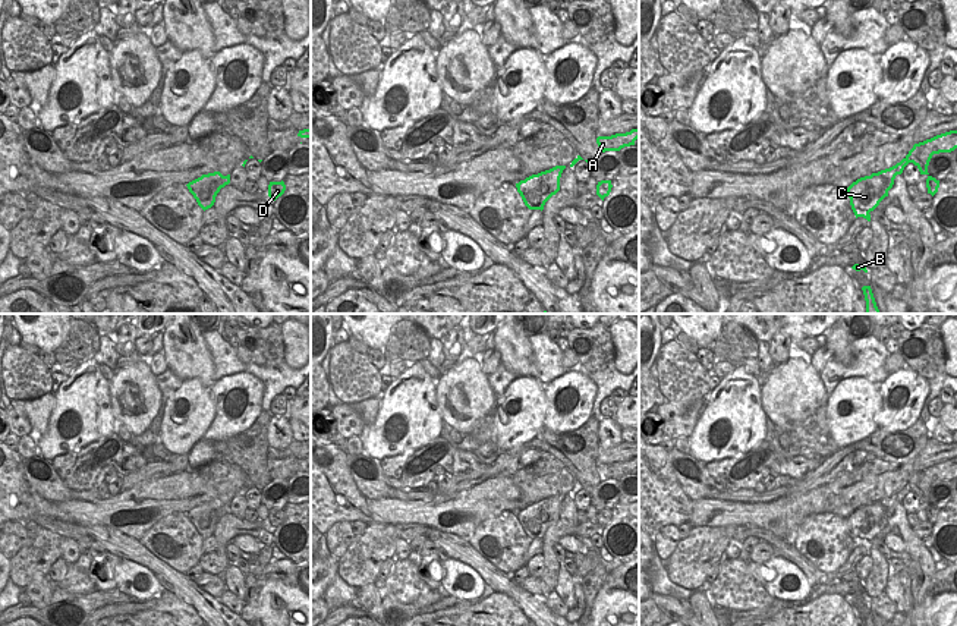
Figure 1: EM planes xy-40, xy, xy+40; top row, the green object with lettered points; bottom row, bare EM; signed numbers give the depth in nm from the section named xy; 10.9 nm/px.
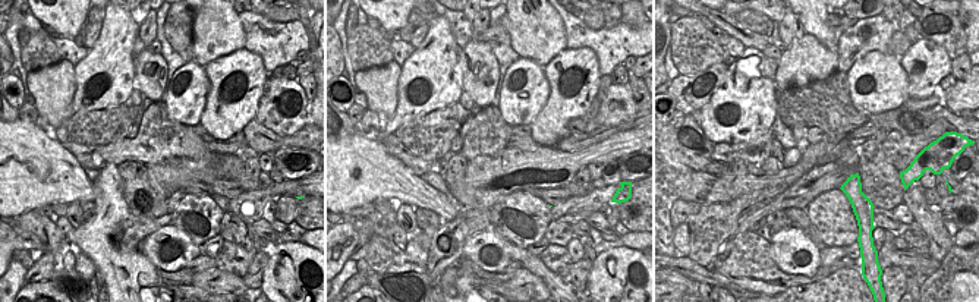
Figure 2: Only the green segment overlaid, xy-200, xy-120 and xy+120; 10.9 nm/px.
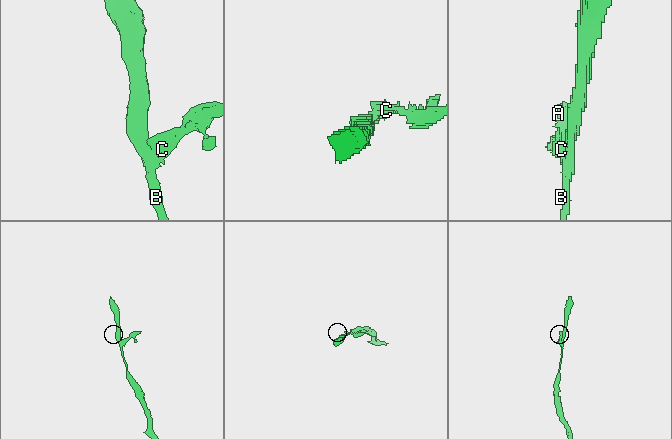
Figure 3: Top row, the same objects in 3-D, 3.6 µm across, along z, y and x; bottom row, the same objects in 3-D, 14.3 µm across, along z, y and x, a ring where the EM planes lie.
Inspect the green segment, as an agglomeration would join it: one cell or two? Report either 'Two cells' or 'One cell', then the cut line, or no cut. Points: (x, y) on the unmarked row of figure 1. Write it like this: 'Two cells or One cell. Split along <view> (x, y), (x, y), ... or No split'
Two cells. Split along xy+40 (850, 529), (869, 540).

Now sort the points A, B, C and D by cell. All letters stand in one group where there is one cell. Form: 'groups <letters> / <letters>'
groups A C D / B

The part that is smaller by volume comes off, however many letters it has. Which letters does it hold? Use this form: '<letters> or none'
A, C, D

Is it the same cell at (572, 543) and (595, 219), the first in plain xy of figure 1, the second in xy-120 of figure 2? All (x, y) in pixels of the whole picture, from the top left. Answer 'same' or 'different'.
same

